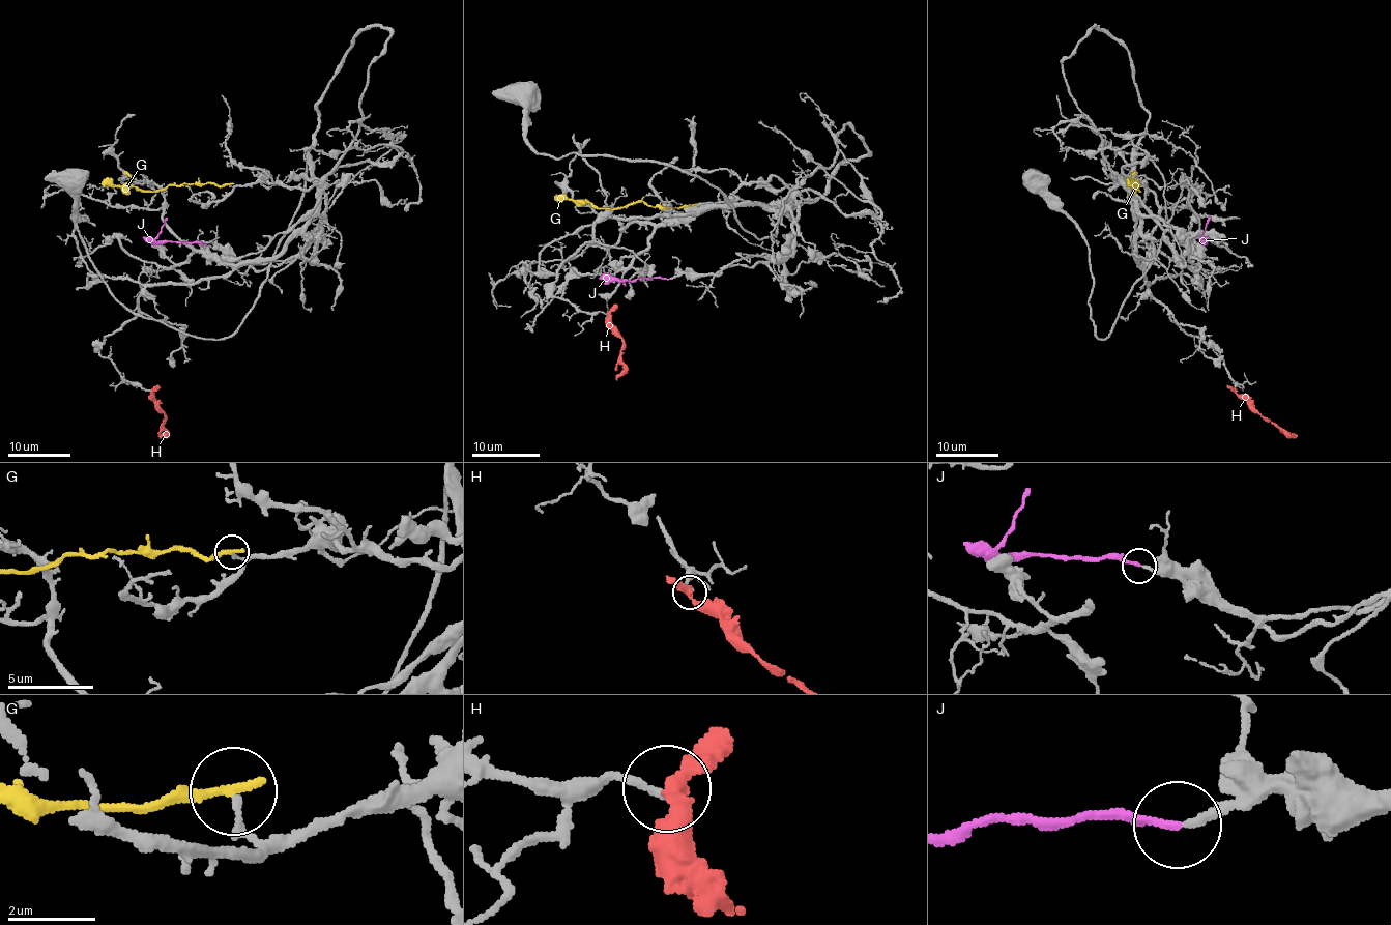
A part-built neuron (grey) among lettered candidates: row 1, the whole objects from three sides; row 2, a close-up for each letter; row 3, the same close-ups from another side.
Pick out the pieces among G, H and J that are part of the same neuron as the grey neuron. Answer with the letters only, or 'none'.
J

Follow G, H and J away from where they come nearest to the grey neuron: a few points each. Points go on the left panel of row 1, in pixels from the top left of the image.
G: (229, 184), (171, 184), (155, 191), (140, 191), (134, 185), (102, 182)
H: (151, 391), (151, 399), (165, 415), (165, 431), (158, 437)
J: (207, 244), (161, 241), (157, 238), (167, 217)

